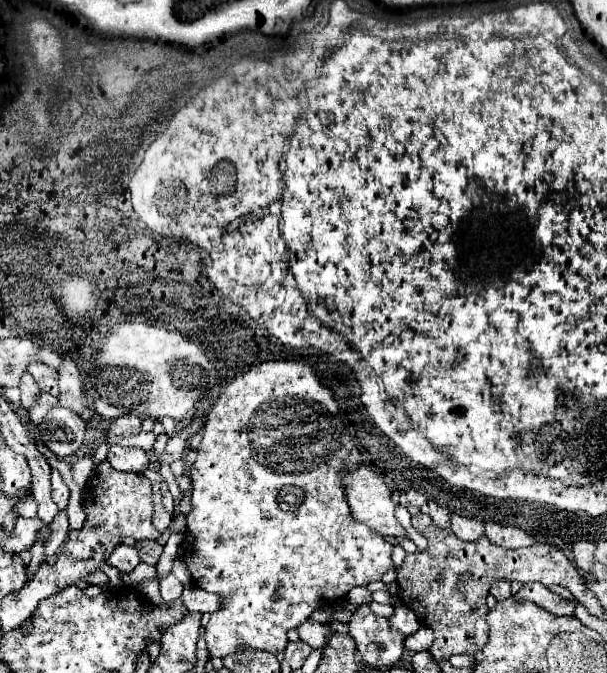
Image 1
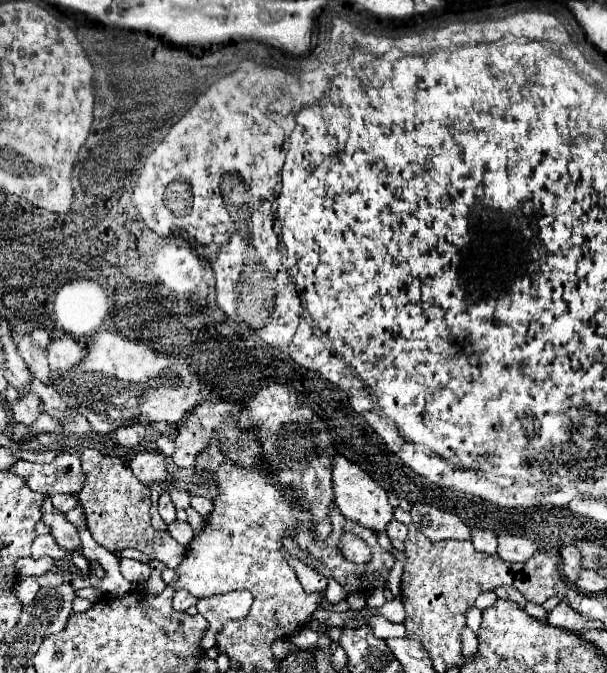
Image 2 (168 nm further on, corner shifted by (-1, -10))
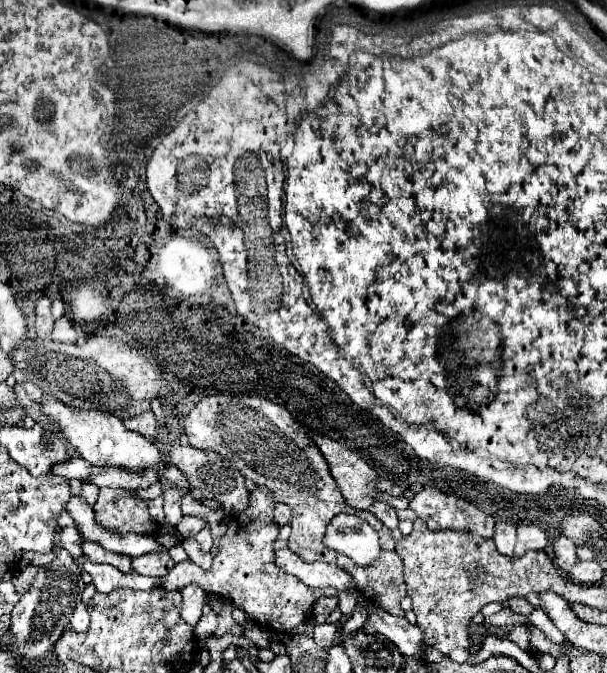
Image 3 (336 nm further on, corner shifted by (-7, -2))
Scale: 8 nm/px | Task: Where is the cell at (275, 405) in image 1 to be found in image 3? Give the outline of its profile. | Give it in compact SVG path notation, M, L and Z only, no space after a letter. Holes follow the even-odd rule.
M260 485L254 493L250 493L248 509L232 517L224 543L220 543L220 551L214 557L212 569L204 571L192 561L182 561L166 577L162 577L160 585L166 587L166 591L180 591L186 585L198 585L206 593L214 593L230 601L242 601L240 607L260 627L288 631L300 625L306 617L312 615L312 605L322 593L320 589L306 587L298 577L288 575L286 571L274 565L272 545L278 535L278 525L274 525L272 511L274 511L272 493L264 485Z

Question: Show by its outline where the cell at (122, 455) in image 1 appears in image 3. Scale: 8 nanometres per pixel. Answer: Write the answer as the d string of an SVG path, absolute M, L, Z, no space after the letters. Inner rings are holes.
M190 445L186 447L176 447L172 449L170 457L166 459L168 463L176 465L182 473L186 473L190 485L194 489L198 489L202 493L204 499L208 501L218 501L222 503L222 507L228 511L228 513L238 513L238 511L244 511L248 507L248 489L244 485L244 477L240 475L240 471L234 467L232 461L228 461L226 457L222 457L220 453L212 453L212 451L200 451L200 449L194 449Z

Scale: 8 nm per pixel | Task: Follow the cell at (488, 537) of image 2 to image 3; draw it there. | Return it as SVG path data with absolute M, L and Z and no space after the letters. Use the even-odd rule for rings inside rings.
M498 523L496 525L496 535L494 535L496 549L502 555L514 555L514 543L516 543L516 525L512 523Z

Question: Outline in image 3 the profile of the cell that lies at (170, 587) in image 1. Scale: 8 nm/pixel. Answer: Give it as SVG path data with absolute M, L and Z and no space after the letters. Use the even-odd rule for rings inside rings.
M188 585L180 593L182 593L182 611L180 611L180 615L186 623L196 625L200 615L202 615L202 605L204 605L206 593L198 585Z

